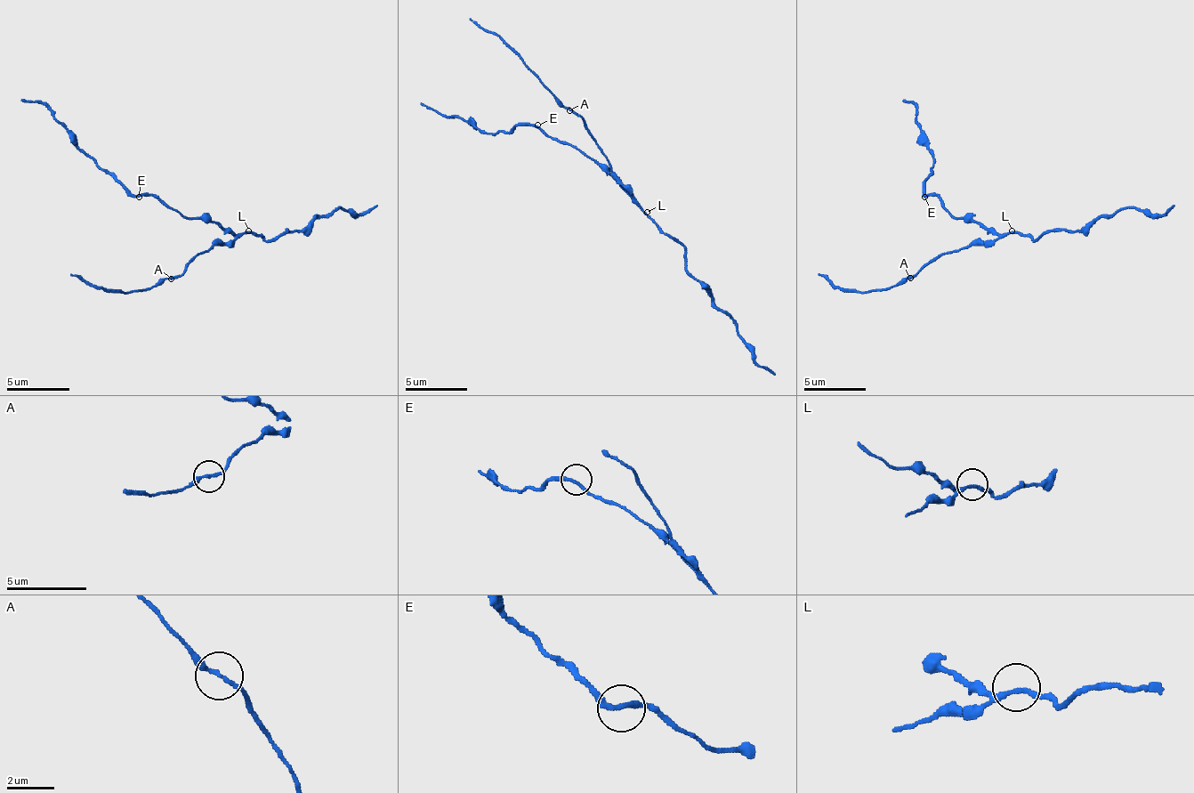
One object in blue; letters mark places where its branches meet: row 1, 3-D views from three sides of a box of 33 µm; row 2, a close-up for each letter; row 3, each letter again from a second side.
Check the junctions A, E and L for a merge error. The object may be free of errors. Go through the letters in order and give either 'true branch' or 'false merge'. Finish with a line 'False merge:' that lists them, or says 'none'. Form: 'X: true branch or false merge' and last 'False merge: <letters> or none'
A: true branch
E: true branch
L: true branch
False merge: none

